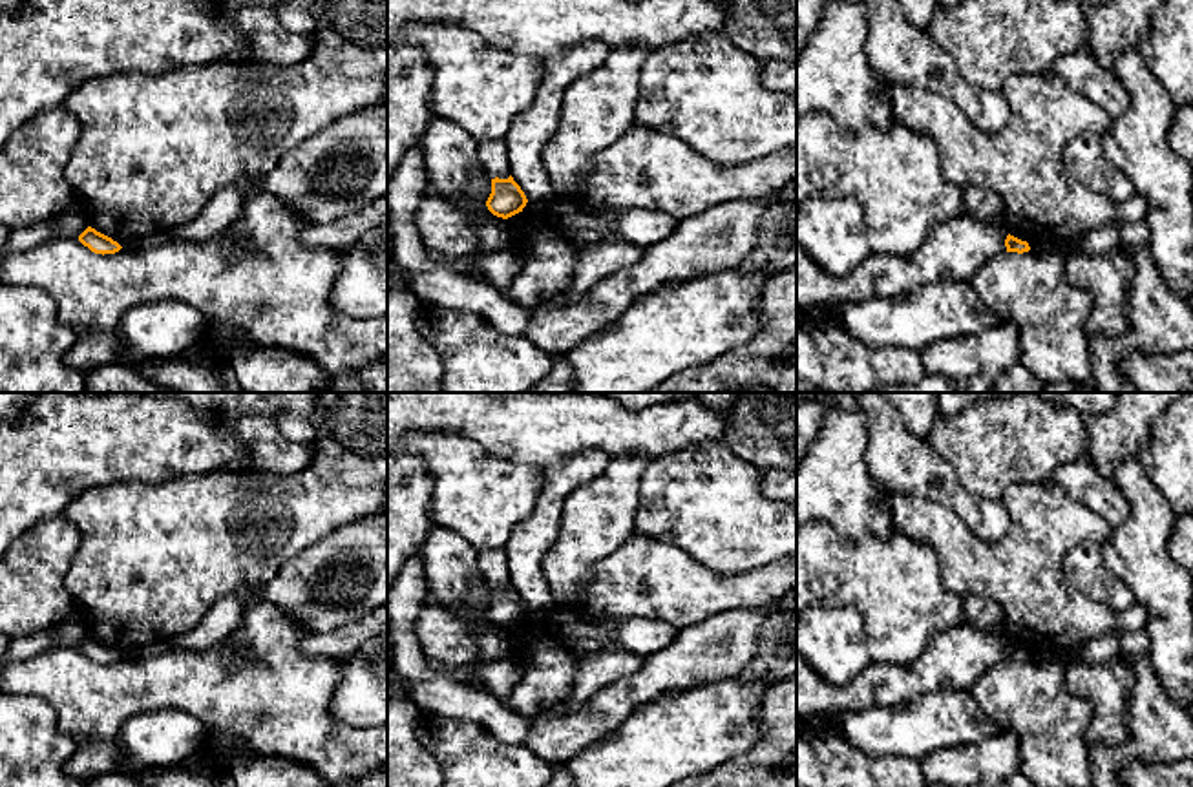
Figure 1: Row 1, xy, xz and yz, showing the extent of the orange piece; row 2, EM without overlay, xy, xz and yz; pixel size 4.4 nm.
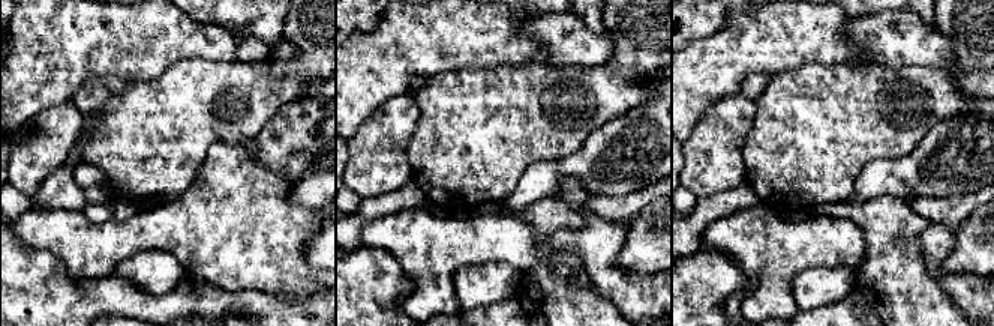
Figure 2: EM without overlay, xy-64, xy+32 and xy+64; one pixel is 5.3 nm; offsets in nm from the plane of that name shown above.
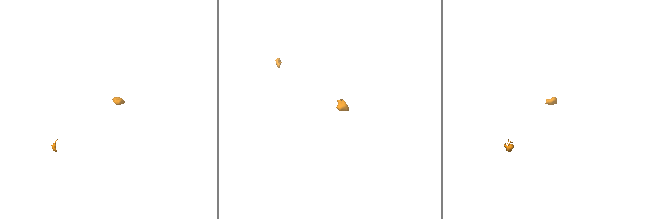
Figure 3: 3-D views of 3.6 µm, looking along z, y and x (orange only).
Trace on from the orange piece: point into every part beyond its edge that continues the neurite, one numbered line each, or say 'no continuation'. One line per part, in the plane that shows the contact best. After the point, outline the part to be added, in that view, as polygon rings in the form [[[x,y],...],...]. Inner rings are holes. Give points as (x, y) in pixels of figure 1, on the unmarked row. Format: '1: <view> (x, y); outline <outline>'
1: xz (494, 565); outline [[[504,550],[479,551],[477,562],[490,588],[495,588],[495,586],[508,588],[510,586],[508,559],[504,555]]]

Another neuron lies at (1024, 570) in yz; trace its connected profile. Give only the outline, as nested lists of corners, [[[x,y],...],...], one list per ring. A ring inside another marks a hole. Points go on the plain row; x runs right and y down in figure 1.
[[[1012,484],[1003,493],[1008,513],[1007,533],[985,542],[974,535],[961,517],[928,498],[893,493],[890,519],[895,530],[932,548],[939,557],[939,577],[955,595],[977,595],[996,601],[1005,612],[1005,641],[1041,657],[1060,650],[1093,643],[1103,634],[1124,634],[1116,628],[1114,612],[1072,588],[1063,575],[1065,555],[1082,542],[1103,542],[1109,528],[1063,489],[1041,484]]]

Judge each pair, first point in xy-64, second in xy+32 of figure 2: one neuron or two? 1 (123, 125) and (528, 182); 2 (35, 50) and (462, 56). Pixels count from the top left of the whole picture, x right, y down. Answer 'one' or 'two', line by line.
1: two
2: one

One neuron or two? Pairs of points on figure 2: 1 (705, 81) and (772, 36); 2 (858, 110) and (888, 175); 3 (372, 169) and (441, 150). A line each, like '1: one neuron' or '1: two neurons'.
1: one neuron
2: two neurons
3: two neurons

